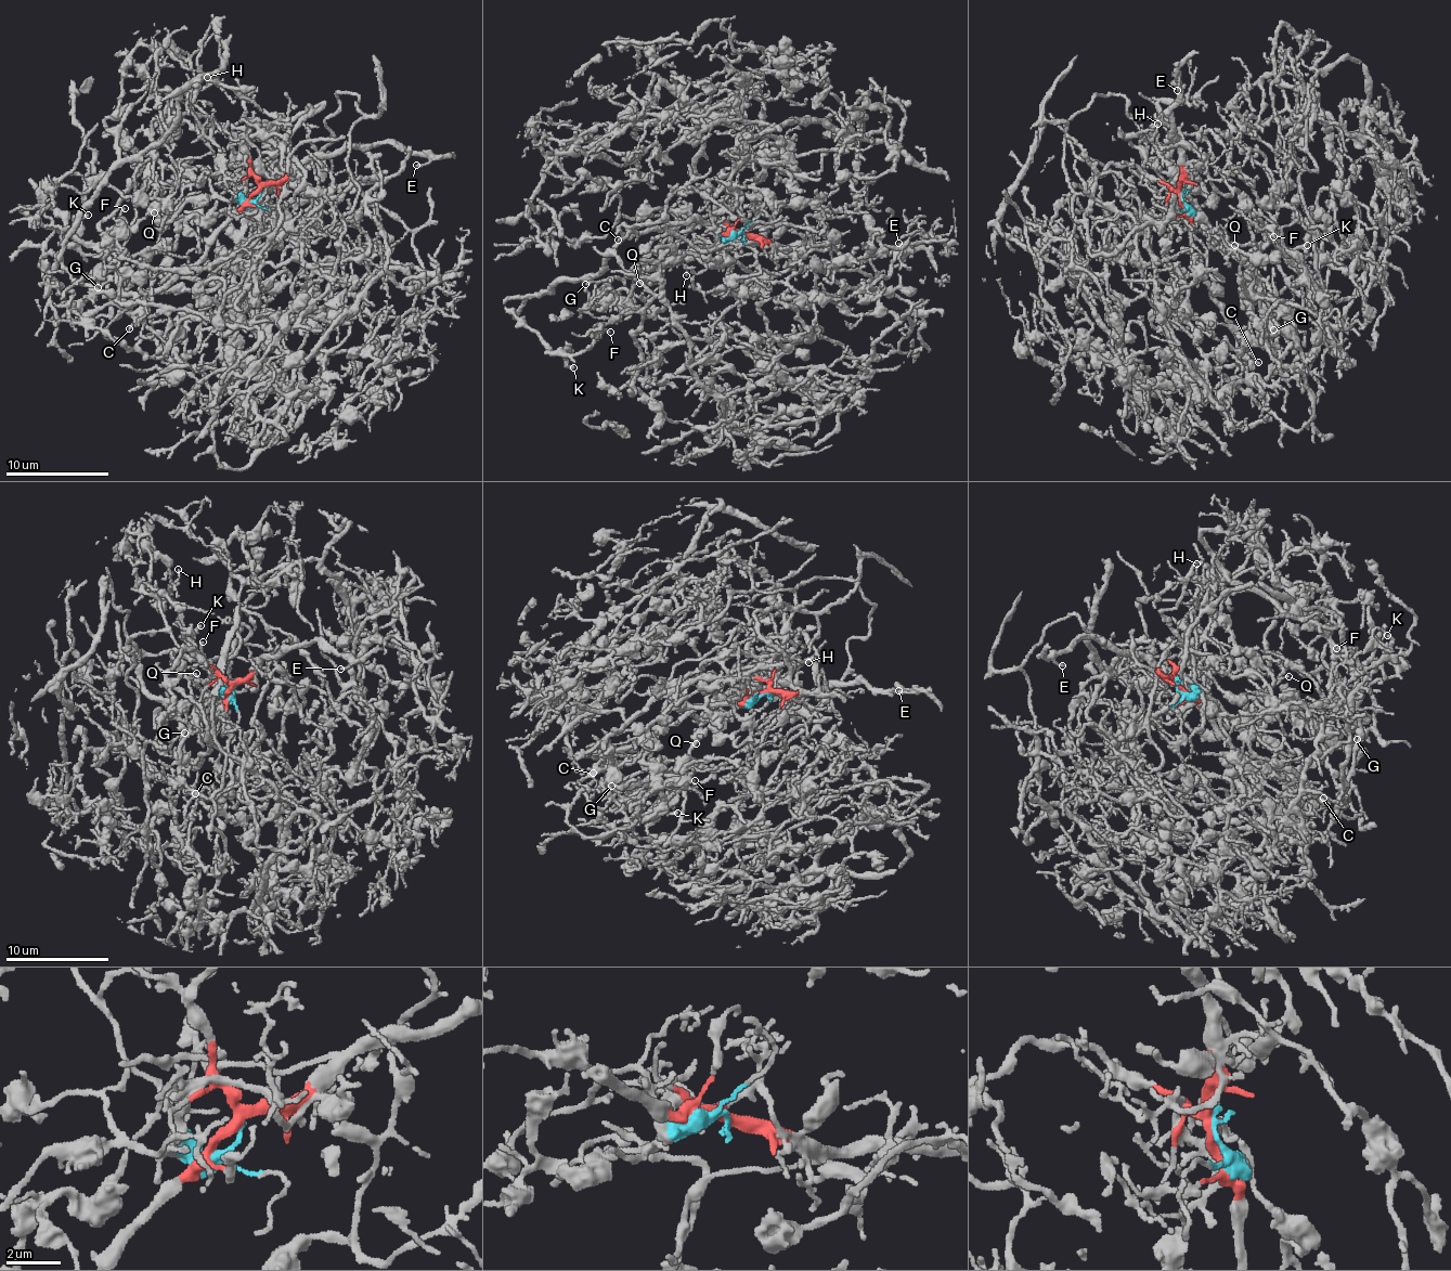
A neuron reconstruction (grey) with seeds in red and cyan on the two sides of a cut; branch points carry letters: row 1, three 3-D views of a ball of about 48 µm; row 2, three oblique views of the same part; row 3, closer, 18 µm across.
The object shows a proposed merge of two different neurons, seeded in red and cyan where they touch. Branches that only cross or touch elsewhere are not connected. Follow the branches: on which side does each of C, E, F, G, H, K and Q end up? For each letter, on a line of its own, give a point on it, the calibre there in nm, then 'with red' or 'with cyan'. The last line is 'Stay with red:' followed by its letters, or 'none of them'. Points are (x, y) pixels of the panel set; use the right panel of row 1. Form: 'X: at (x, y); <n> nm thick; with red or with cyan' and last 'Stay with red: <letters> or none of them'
C: at (1258, 362); 110 nm thick; with red
E: at (1177, 90); 160 nm thick; with red
F: at (1273, 236); 140 nm thick; with red
G: at (1273, 329); 140 nm thick; with cyan
H: at (1157, 124); 110 nm thick; with cyan
K: at (1307, 245); 220 nm thick; with red
Q: at (1234, 245); 130 nm thick; with cyan
Stay with red: C, E, F, K

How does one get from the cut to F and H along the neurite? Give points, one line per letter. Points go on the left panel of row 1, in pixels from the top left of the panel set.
F: (259, 187), (197, 262), (131, 294), (51, 208), (21, 207), (93, 255), (126, 208)
H: (259, 187), (254, 200), (244, 198), (238, 183), (221, 168), (198, 132), (193, 96), (206, 86), (206, 77)

